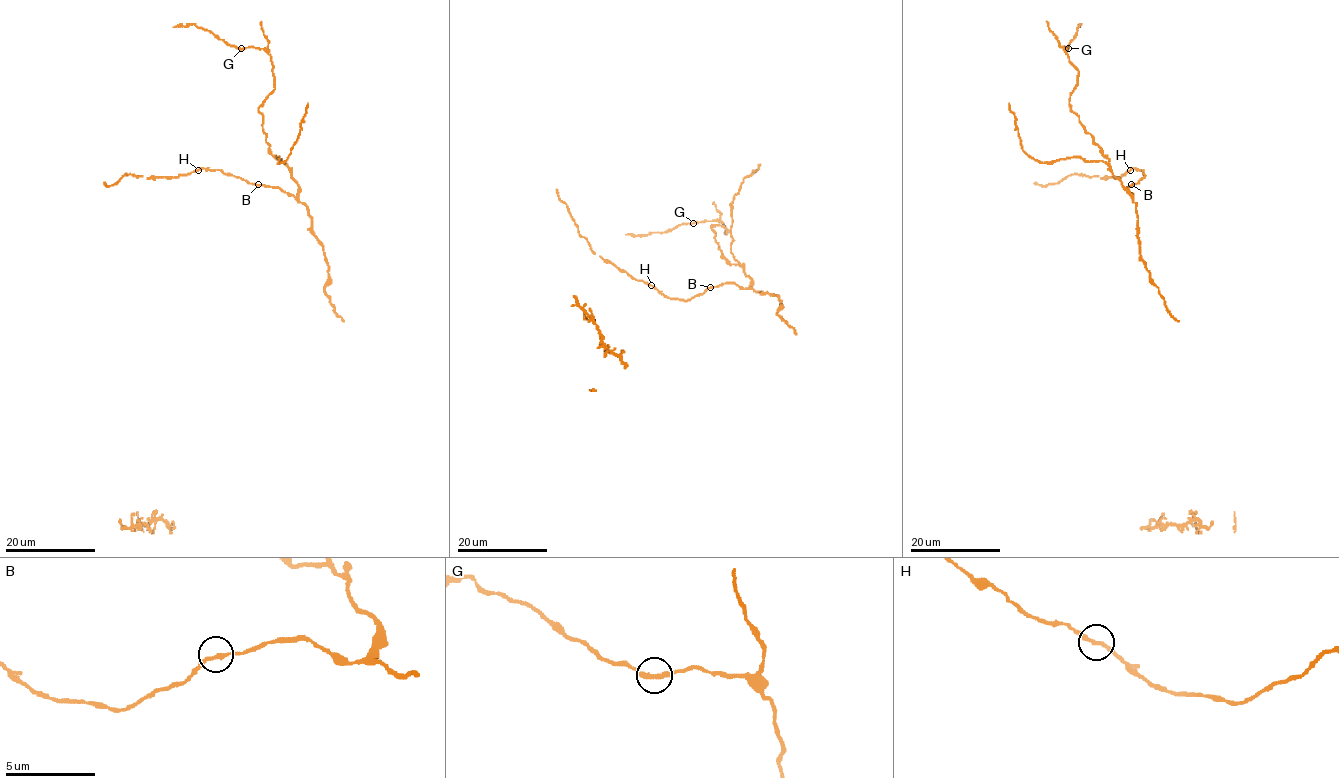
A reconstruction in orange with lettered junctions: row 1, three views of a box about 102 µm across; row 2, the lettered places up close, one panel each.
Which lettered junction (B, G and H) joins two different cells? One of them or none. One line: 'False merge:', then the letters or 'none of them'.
False merge: none of them

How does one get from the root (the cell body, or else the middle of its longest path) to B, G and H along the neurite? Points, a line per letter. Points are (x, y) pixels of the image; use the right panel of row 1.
B: (1153, 282), (1140, 255), (1137, 205), (1128, 190), (1131, 184)
G: (1153, 282), (1140, 255), (1132, 195), (1113, 174), (1108, 159), (1069, 104), (1078, 70), (1069, 60), (1068, 48)
H: (1153, 282), (1140, 255), (1137, 205), (1128, 190), (1128, 187), (1138, 183), (1145, 175), (1142, 170), (1130, 170)

